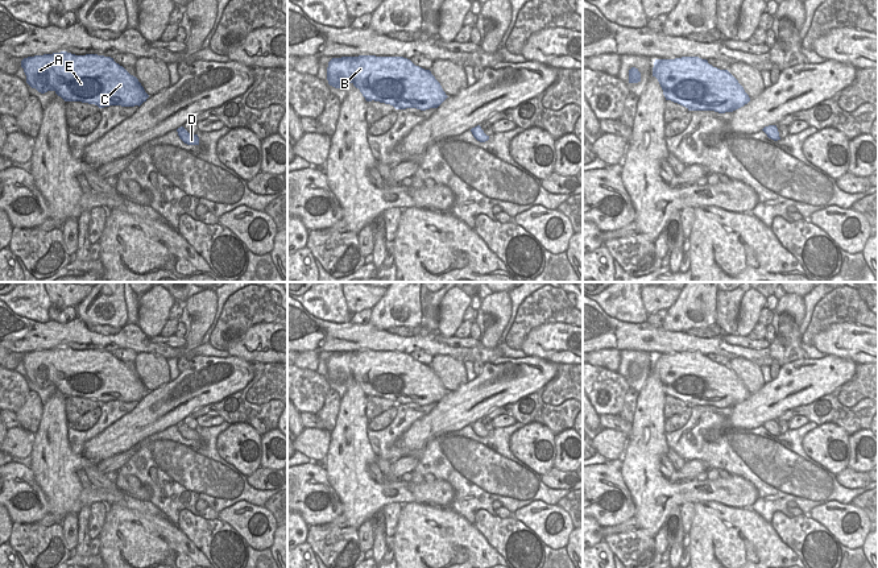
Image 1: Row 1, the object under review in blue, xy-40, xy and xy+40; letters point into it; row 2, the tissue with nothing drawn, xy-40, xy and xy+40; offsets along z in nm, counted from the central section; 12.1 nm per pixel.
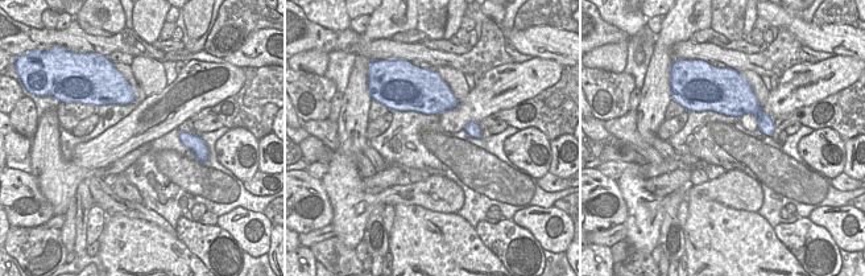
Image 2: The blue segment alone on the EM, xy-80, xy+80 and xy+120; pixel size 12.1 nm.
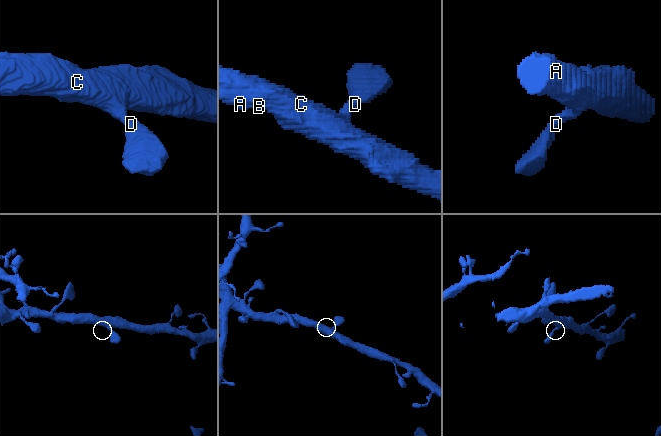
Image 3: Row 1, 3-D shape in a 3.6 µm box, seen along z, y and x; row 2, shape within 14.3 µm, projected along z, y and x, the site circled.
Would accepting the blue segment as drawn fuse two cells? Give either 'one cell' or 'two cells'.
one cell

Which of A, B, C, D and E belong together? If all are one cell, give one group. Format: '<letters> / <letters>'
A B C D E

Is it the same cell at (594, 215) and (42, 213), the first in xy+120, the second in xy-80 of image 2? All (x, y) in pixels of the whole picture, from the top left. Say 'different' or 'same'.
same

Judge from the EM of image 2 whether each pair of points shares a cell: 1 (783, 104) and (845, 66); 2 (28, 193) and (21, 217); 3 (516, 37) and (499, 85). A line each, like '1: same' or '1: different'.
1: same
2: same
3: different

